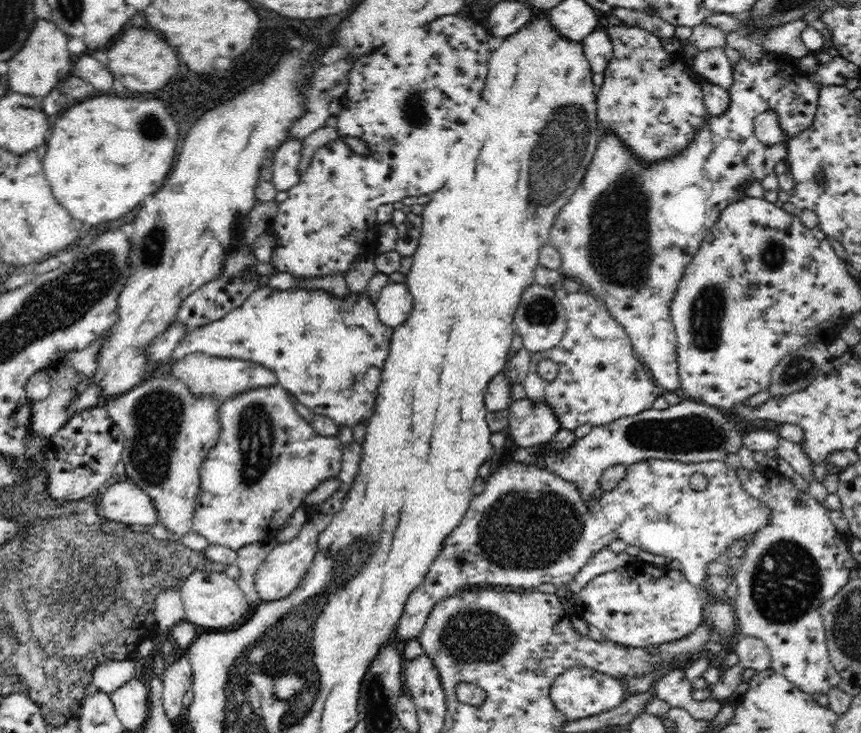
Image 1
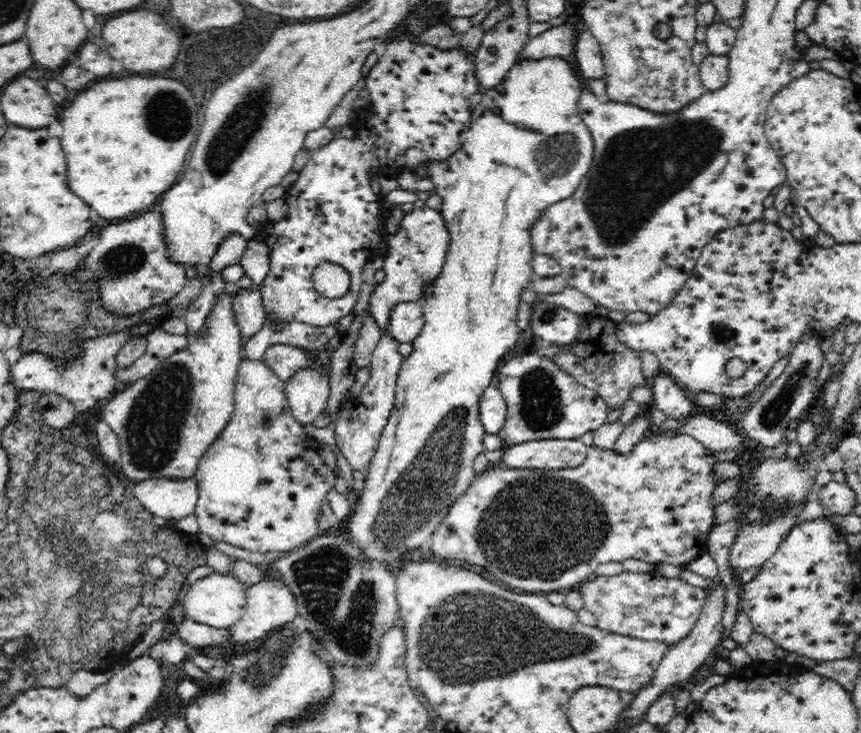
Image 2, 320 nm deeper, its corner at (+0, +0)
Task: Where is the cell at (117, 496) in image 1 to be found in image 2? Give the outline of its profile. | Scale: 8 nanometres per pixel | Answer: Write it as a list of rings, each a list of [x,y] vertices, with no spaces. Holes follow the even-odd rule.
[[[195,476],[150,478],[138,481],[134,490],[146,511],[173,522],[195,514],[199,499]]]

